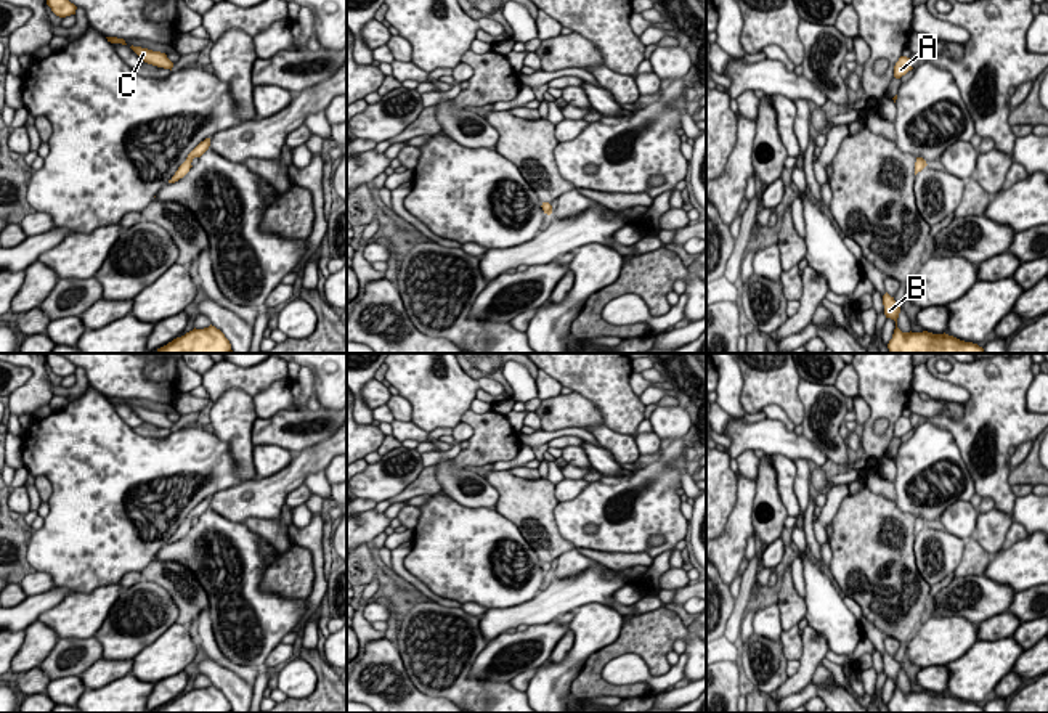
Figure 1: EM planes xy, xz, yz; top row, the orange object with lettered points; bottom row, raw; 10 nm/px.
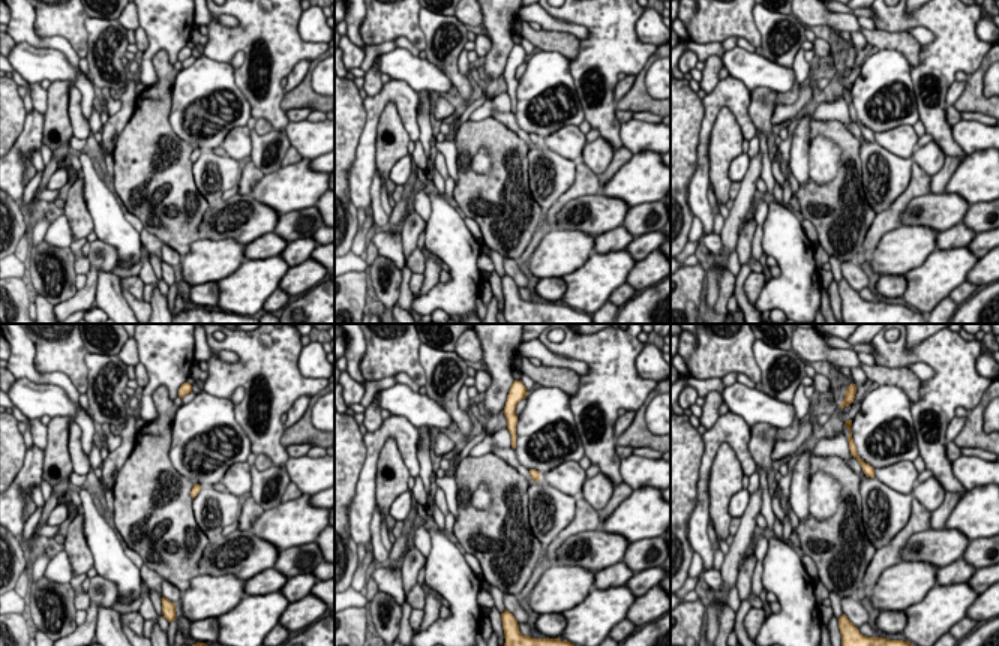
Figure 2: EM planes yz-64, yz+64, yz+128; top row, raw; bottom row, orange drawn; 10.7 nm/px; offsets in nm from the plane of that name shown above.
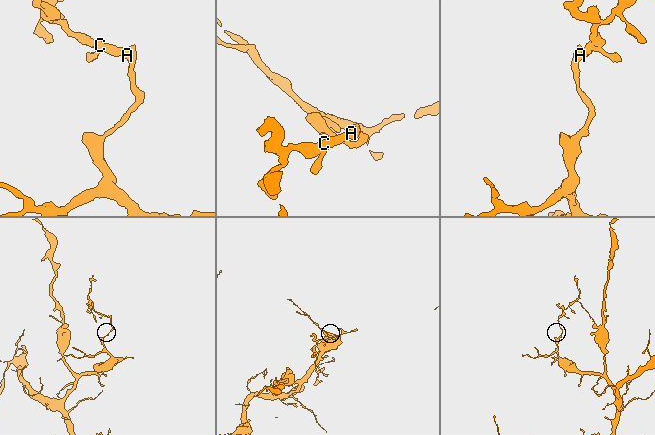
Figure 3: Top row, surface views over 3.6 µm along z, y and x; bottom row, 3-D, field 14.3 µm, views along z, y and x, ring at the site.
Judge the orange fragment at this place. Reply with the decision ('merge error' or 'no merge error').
no merge error

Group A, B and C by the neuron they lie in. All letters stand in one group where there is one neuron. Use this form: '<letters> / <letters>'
A B C

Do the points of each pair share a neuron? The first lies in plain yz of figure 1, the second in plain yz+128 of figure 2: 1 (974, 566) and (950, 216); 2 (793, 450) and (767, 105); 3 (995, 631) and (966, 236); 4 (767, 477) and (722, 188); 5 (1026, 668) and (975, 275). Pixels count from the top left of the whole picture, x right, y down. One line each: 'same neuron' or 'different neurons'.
1: different neurons
2: different neurons
3: same neuron
4: same neuron
5: same neuron

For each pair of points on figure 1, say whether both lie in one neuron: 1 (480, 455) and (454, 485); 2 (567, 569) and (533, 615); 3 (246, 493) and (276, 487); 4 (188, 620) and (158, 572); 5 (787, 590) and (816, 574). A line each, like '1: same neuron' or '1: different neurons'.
1: different neurons
2: different neurons
3: same neuron
4: same neuron
5: different neurons

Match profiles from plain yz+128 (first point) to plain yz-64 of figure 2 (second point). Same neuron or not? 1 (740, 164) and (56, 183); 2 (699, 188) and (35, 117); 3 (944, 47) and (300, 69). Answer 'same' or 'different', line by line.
1: same
2: same
3: different

